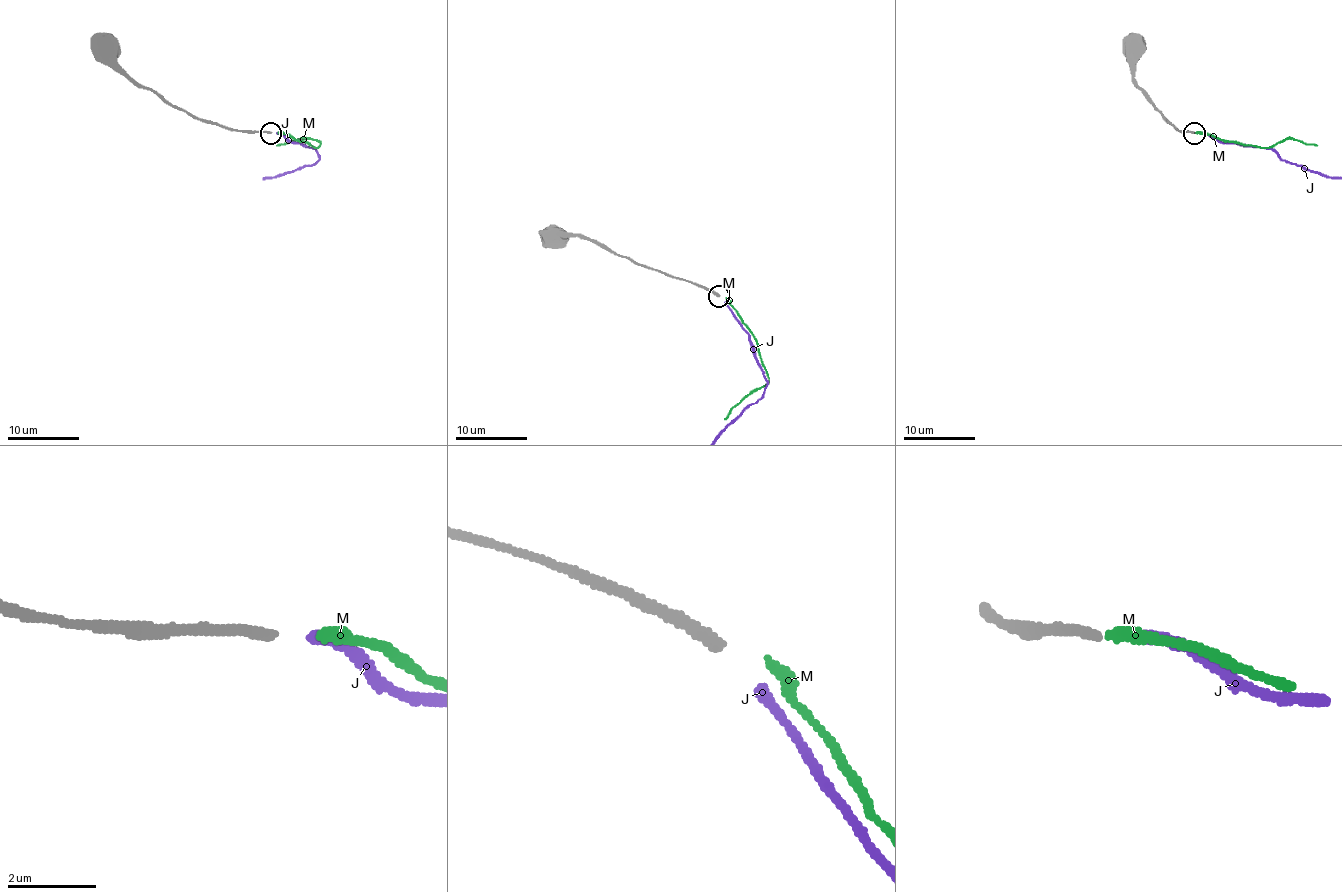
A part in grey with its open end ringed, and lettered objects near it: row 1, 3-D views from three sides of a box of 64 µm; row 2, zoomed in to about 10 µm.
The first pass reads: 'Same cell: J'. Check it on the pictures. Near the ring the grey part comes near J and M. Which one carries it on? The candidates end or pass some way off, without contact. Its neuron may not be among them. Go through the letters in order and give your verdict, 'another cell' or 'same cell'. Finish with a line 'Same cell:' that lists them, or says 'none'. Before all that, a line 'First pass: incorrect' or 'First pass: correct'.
First pass: correct
J: same cell
M: another cell
Same cell: J

